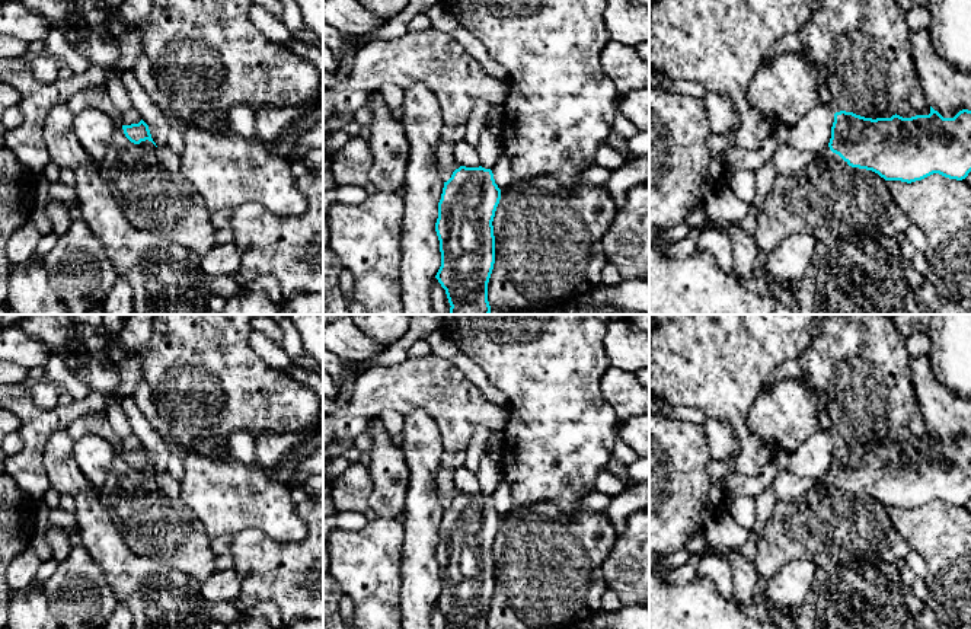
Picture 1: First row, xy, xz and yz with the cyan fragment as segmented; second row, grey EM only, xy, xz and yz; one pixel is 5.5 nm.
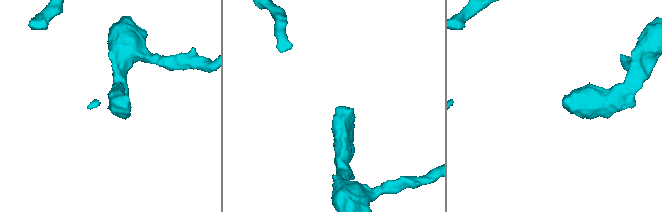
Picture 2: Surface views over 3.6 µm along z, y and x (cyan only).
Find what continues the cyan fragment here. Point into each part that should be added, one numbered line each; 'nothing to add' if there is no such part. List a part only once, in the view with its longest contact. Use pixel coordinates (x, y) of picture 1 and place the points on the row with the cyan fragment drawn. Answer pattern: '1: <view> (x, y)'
1: yz (826, 155)

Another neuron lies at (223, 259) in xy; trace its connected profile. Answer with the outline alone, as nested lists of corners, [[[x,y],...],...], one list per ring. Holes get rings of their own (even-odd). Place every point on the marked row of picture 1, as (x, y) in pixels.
[[[215,243],[208,253],[198,258],[198,266],[204,275],[234,277],[240,269],[240,249],[233,243]]]

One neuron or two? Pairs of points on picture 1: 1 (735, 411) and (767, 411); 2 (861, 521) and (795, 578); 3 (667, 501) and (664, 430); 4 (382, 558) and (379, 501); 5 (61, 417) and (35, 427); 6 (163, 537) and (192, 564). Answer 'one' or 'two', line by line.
1: two
2: two
3: one
4: two
5: one
6: one

